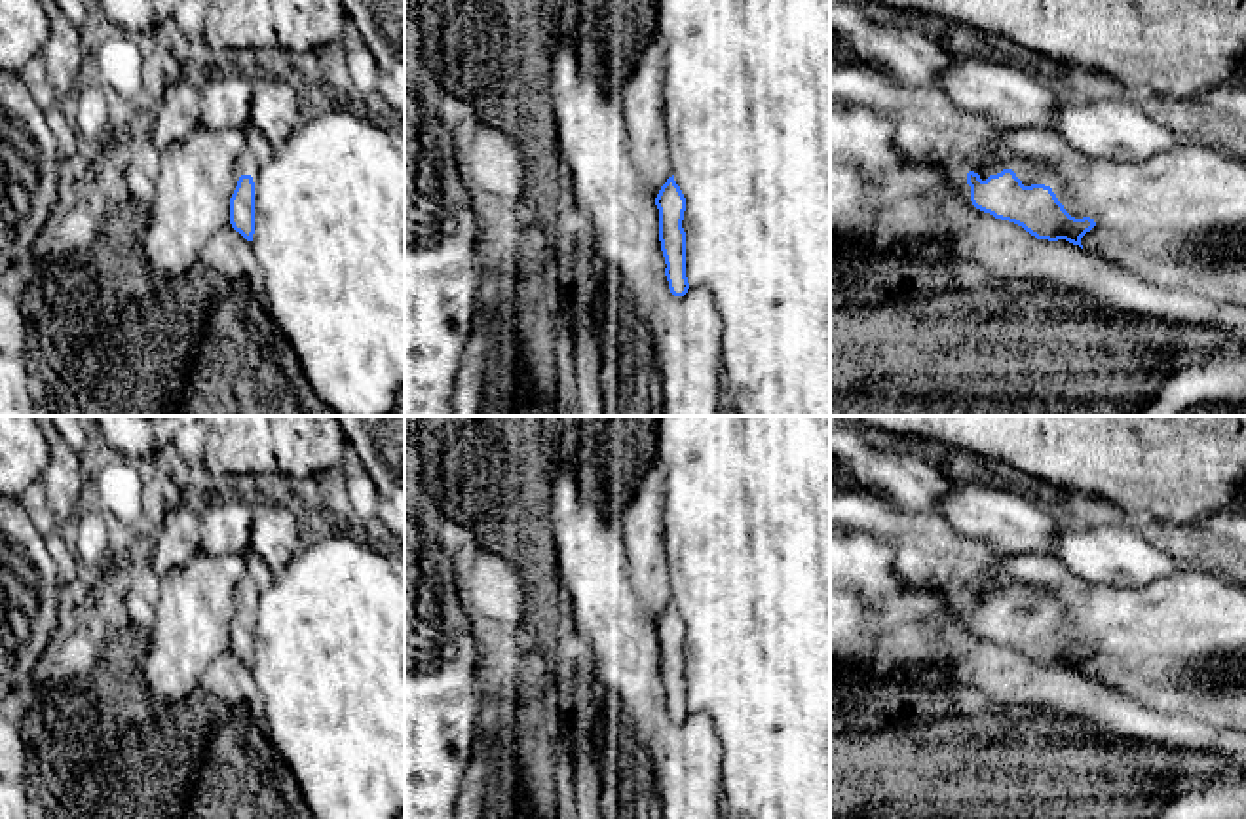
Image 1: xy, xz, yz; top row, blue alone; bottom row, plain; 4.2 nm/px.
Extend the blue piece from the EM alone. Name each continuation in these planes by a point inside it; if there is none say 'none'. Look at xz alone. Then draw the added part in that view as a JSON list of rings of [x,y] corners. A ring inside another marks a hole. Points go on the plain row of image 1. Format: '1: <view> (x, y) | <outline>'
none

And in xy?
none

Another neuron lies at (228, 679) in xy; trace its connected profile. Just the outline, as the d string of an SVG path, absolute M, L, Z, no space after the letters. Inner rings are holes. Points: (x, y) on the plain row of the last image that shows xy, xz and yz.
M232 650L209 665L199 686L218 697L224 709L237 705L256 709L258 705L258 690L251 667L236 657Z

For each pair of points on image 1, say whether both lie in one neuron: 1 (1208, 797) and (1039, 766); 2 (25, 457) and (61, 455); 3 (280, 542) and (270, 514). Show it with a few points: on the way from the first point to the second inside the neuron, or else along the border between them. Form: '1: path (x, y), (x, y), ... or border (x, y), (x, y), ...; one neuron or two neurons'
1: border (1182, 787), (1170, 799); two neurons
2: border (46, 436), (48, 466), (38, 479); two neurons
3: path (274, 534), (272, 521); one neuron

